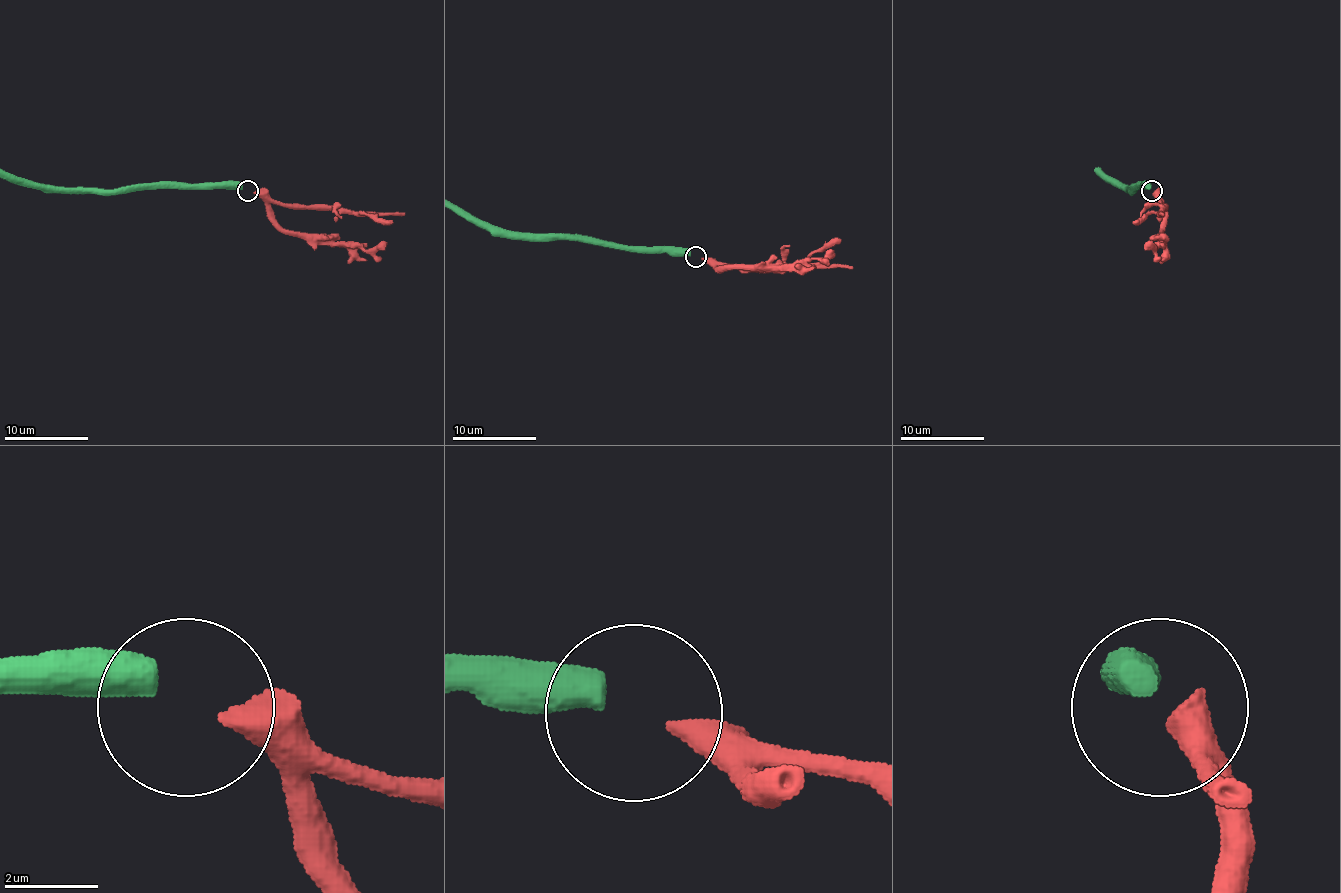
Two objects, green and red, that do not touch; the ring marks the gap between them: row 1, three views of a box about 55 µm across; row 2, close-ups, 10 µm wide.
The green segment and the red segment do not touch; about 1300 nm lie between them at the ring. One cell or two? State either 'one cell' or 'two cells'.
one cell

